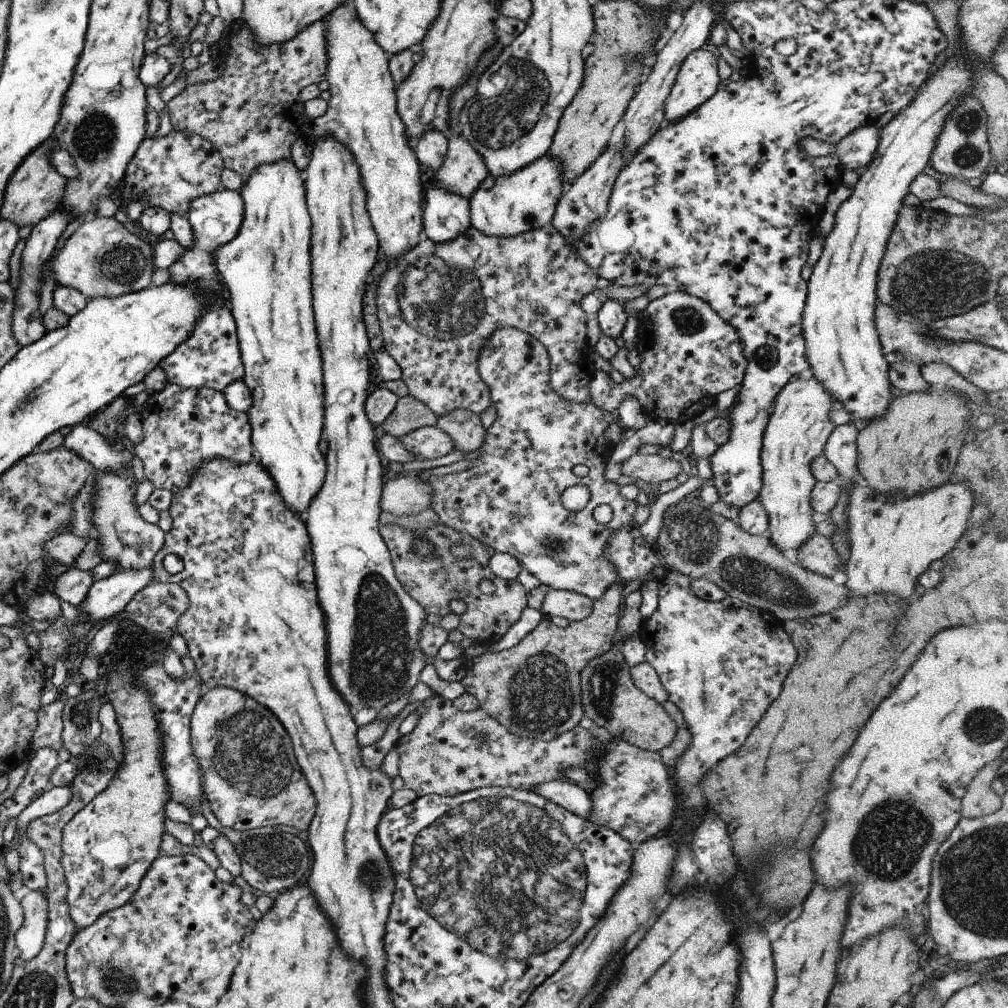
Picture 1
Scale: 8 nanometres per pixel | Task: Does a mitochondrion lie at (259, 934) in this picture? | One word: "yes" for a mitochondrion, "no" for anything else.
no

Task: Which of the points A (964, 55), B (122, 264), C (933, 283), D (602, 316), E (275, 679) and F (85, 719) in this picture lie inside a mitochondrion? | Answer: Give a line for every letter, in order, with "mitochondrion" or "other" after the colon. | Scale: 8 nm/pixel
A: other
B: mitochondrion
C: mitochondrion
D: other
E: other
F: mitochondrion

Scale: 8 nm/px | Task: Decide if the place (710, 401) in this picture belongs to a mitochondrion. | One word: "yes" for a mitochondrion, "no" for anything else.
no

